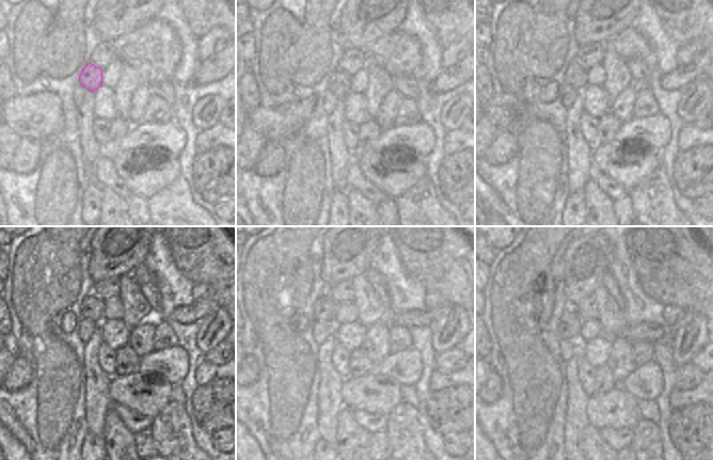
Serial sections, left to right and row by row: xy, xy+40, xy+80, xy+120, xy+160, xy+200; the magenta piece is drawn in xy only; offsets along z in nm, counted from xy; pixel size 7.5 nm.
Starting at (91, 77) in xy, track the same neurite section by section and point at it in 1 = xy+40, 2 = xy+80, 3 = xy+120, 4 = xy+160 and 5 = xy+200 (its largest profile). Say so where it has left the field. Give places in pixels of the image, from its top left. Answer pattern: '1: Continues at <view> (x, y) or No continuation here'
1: Continues at xy+40 (333, 78)
2: Continues at xy+80 (574, 76)
3: Continues at xy+120 (92, 307)
4: Continues at xy+160 (328, 306)
5: Continues at xy+200 (571, 307)

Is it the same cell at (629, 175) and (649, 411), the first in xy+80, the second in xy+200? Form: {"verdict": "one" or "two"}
{"verdict": "two"}

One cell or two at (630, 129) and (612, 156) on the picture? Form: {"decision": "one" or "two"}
{"decision": "two"}

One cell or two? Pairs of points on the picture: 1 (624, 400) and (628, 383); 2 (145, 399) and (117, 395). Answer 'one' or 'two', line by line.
1: one
2: one

